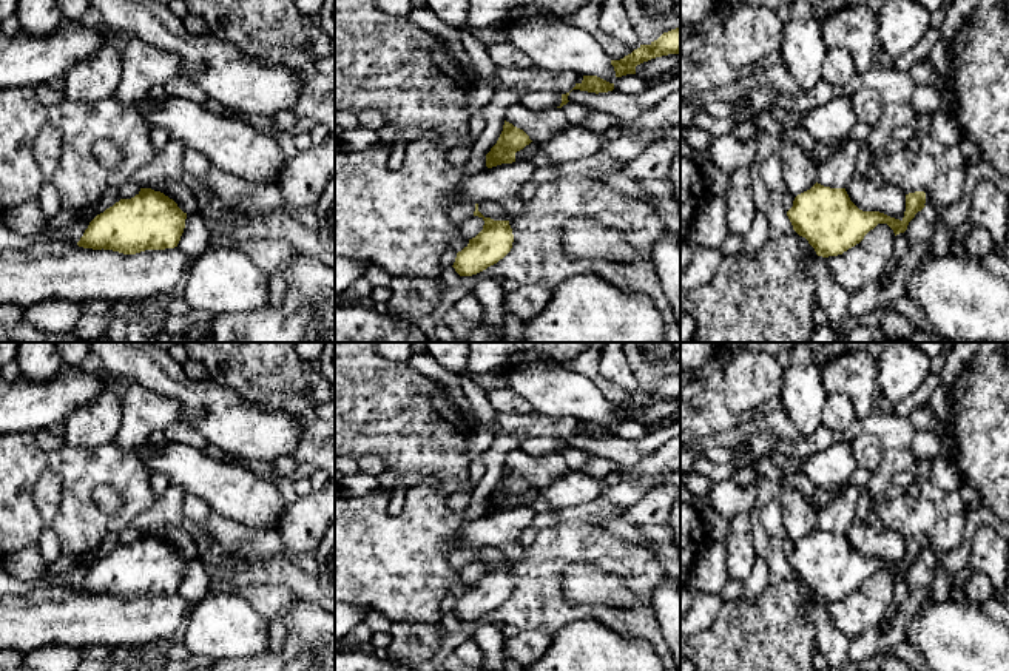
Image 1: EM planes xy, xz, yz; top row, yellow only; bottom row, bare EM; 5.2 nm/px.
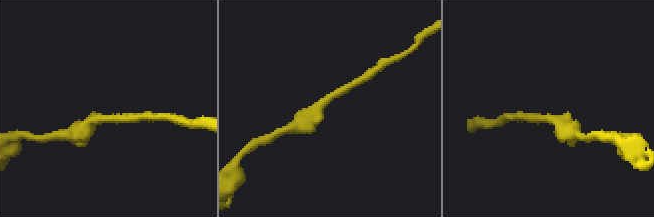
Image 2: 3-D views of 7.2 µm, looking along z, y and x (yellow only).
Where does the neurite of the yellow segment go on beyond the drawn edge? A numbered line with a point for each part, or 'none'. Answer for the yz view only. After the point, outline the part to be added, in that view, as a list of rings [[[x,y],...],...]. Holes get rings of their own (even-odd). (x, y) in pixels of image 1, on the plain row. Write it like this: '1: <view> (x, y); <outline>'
none

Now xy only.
none

